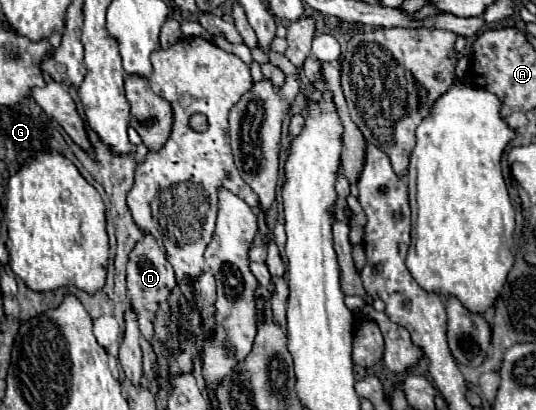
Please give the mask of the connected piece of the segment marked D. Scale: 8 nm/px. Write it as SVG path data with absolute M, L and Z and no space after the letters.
M145 233L143 239L137 241L133 251L129 253L129 263L127 263L127 305L137 313L139 329L145 339L153 337L151 321L157 311L157 305L169 297L173 287L175 287L175 273L171 263L157 245L155 237L151 233Z

